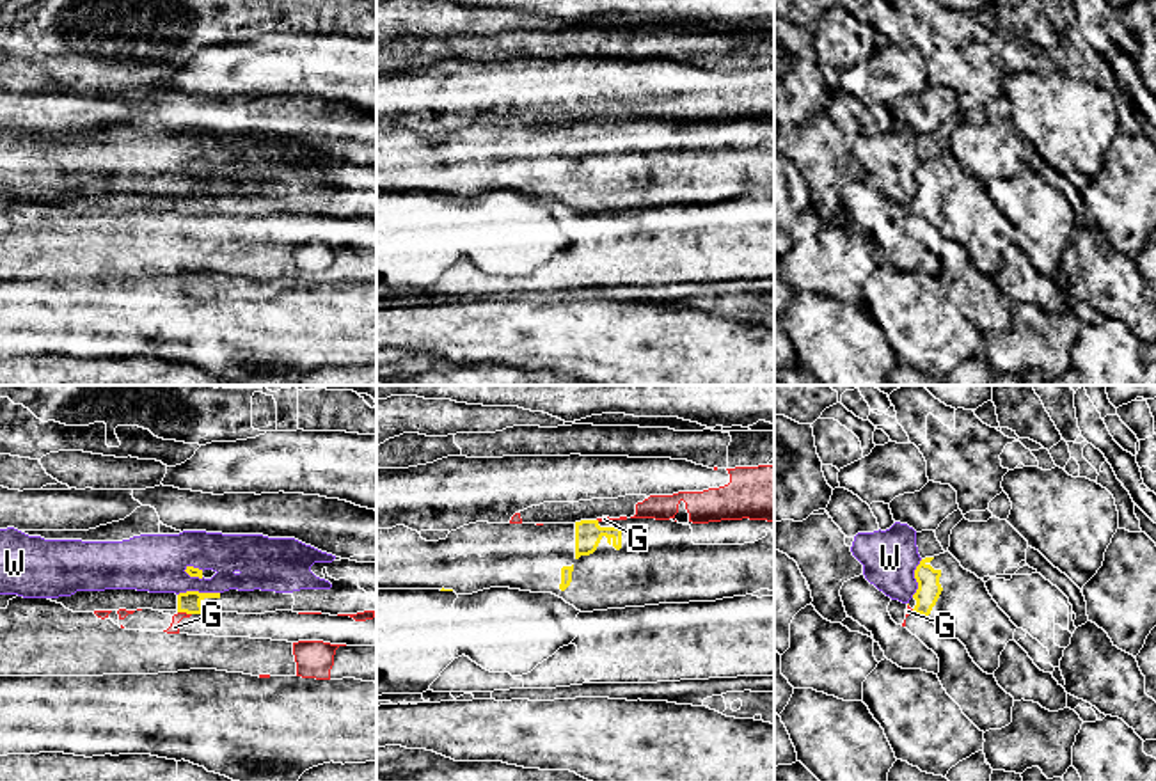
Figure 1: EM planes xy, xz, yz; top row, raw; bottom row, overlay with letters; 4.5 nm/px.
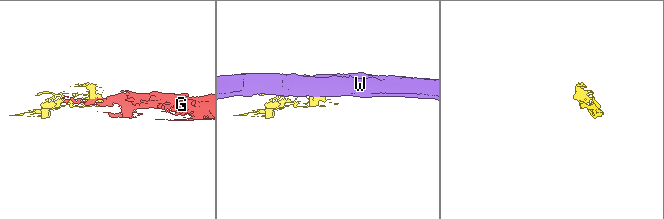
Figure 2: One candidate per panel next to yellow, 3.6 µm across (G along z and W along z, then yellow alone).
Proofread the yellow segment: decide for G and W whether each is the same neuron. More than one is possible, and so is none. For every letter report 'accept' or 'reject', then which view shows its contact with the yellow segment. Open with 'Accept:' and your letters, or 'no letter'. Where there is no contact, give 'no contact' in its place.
Accept: no letter
G: reject; meets yellow in xy
W: reject; meets yellow in xy

